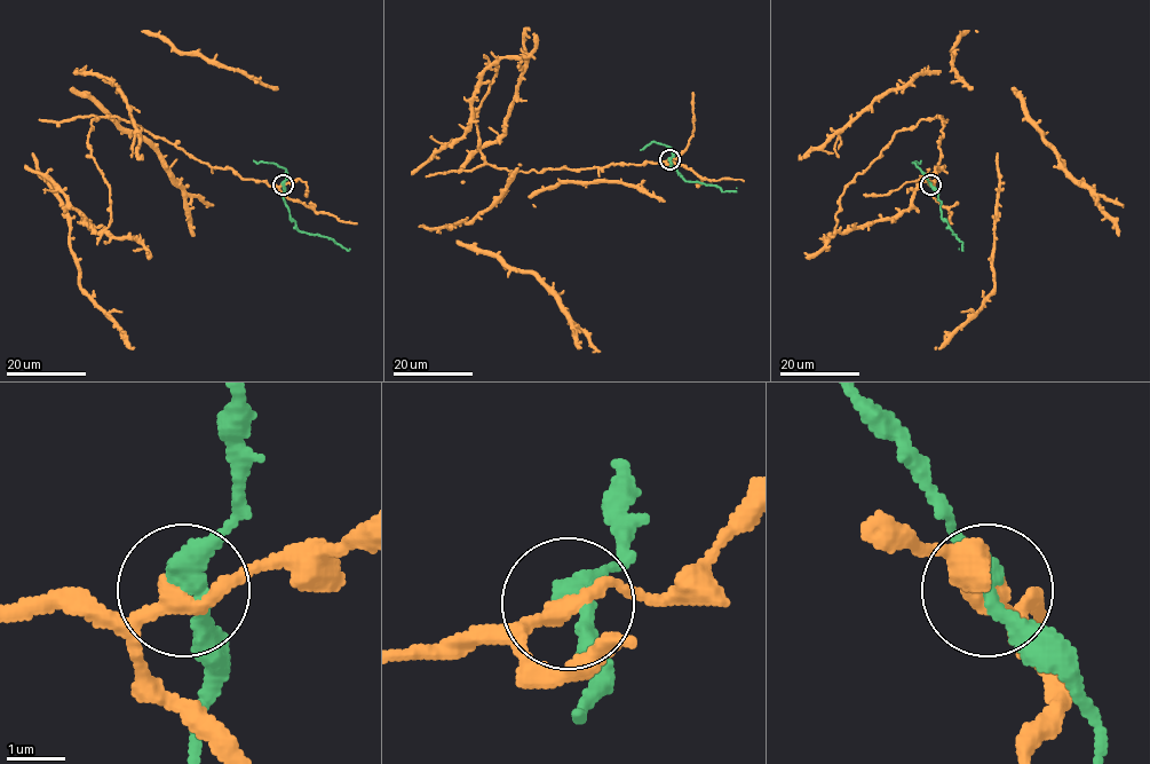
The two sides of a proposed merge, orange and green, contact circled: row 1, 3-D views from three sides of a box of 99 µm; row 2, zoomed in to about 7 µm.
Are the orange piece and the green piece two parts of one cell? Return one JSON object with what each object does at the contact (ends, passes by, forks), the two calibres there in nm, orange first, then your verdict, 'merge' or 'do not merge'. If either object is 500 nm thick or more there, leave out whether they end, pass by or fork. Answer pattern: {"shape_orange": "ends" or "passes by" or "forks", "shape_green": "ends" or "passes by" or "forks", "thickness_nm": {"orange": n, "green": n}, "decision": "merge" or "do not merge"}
{"shape_orange": "passes by", "shape_green": "passes by", "thickness_nm": {"orange": 280, "green": 340}, "decision": "do not merge"}

